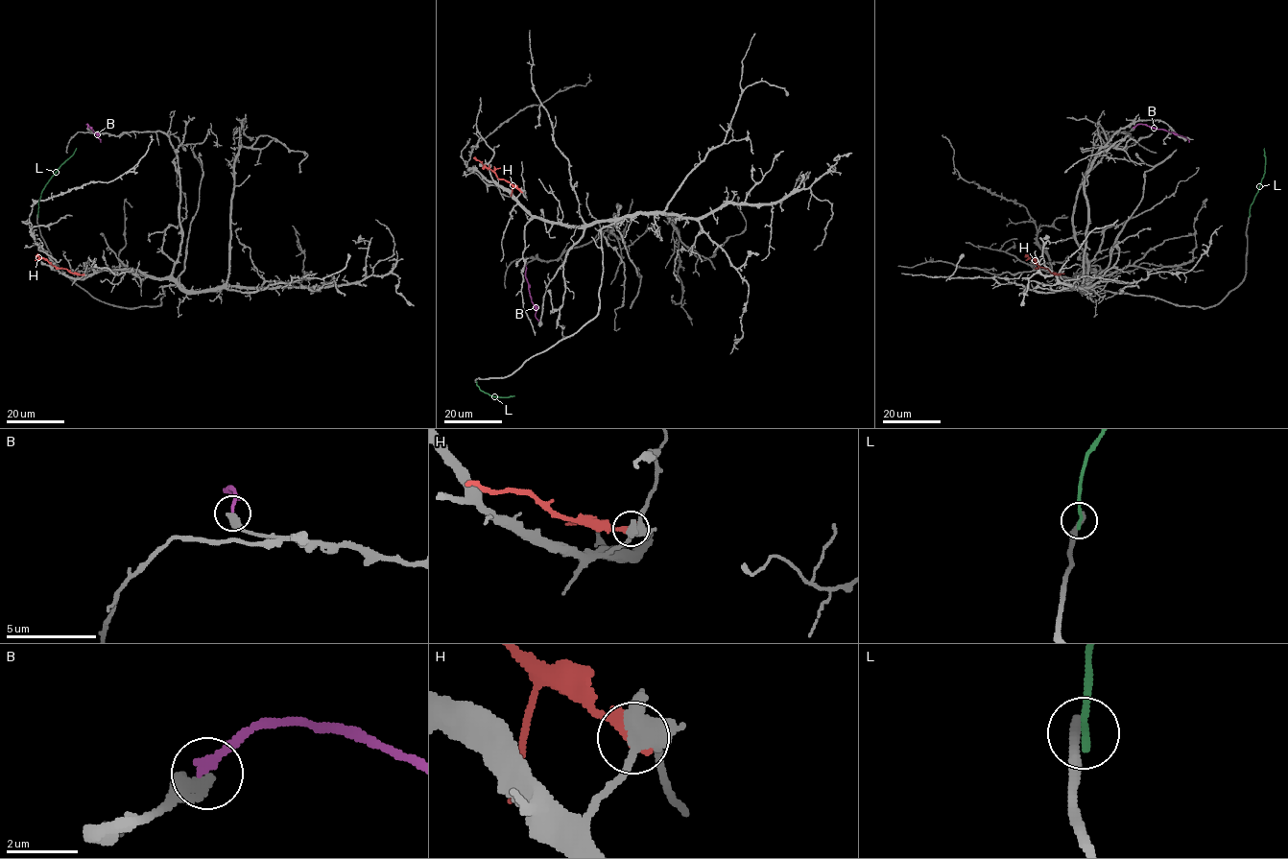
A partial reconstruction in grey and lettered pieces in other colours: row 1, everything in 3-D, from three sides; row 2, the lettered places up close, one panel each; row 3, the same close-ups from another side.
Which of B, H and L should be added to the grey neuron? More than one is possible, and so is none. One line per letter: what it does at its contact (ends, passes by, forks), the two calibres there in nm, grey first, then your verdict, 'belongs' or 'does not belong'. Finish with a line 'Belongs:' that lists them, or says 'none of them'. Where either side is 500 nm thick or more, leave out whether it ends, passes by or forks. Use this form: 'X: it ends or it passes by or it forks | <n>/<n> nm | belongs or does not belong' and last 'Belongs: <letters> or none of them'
B: it ends | 360/200 nm | belongs
H: it ends | 440/440 nm | does not belong
L: it ends | 300/200 nm | does not belong
Belongs: B

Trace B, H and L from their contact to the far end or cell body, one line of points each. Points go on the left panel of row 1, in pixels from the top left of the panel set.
B: (87, 128), (87, 124), (98, 134), (100, 142)
H: (83, 274), (57, 268), (36, 256)
L: (37, 215), (40, 194), (45, 184), (76, 148)

